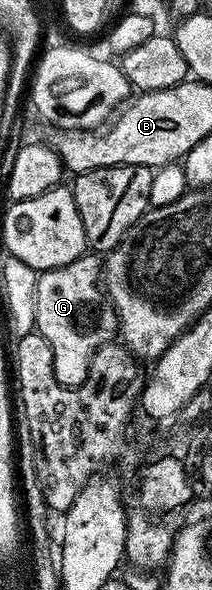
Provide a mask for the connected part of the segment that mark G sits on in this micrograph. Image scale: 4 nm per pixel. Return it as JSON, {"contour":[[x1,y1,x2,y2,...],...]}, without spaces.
{"contour":[[83,255,62,269,44,270,37,278,35,329,51,347,55,379,69,389,76,389,85,382,89,377,89,363,97,350,110,344,119,333,117,310,108,304,101,305,103,293,99,282,102,277,102,262,96,256]]}

